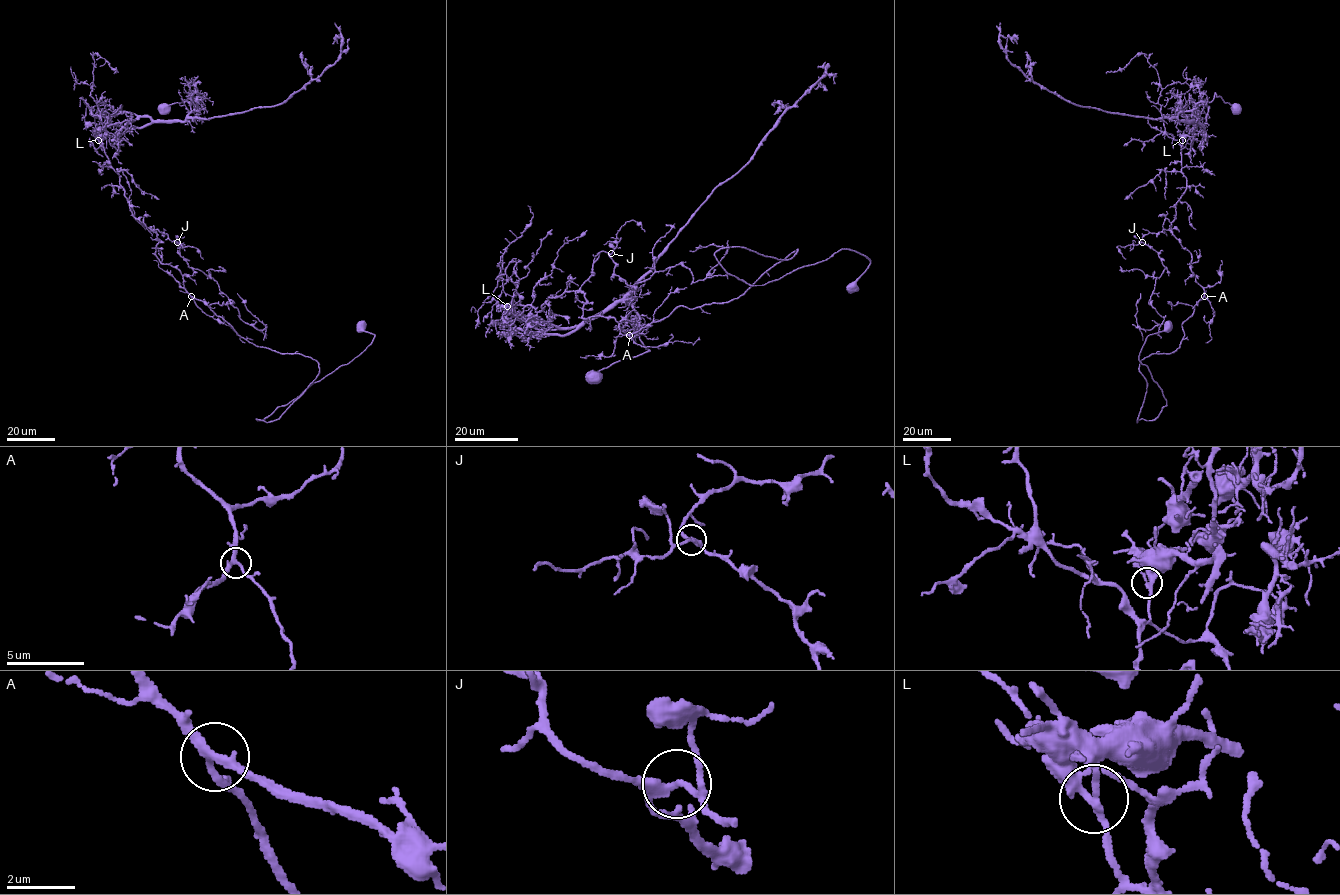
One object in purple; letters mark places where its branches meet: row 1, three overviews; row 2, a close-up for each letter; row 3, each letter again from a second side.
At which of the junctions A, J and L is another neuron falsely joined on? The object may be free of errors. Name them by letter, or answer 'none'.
L

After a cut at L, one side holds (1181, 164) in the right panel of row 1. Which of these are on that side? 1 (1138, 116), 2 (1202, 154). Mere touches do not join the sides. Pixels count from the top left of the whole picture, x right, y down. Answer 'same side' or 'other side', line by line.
1: other side
2: other side

